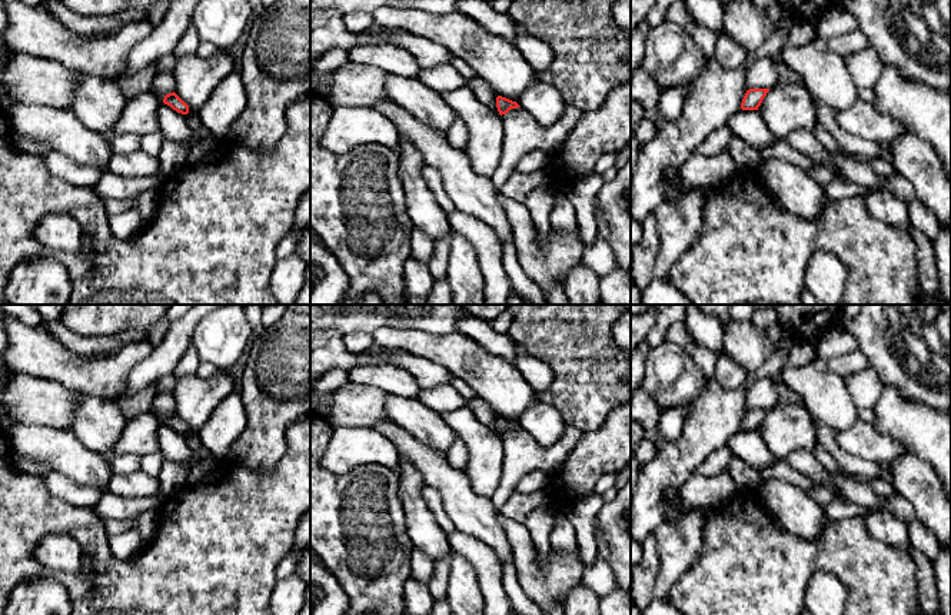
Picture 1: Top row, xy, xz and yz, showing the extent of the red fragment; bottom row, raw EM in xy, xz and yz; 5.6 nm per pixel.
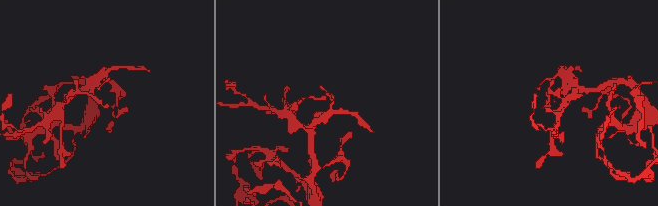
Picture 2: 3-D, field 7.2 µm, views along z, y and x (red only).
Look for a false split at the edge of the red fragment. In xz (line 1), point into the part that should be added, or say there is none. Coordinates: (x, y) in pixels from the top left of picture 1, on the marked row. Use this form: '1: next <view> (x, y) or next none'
1: next none

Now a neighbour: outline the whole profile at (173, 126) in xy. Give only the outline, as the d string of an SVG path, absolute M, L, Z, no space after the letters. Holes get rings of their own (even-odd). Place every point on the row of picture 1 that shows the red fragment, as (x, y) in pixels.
M162 103L157 114L159 132L164 140L182 143L186 147L186 153L194 144L190 137L193 134L192 127L187 124L186 114L177 113L170 106Z

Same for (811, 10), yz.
M781 0L792 14L794 20L807 20L815 29L821 16L831 9L837 0Z

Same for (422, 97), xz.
M450 63L422 69L416 79L392 73L386 73L385 77L390 100L442 134L448 134L458 116L442 94L465 84L466 80Z

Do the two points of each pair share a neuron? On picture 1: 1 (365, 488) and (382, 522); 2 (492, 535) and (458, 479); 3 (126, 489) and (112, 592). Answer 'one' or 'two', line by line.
1: one
2: one
3: two

